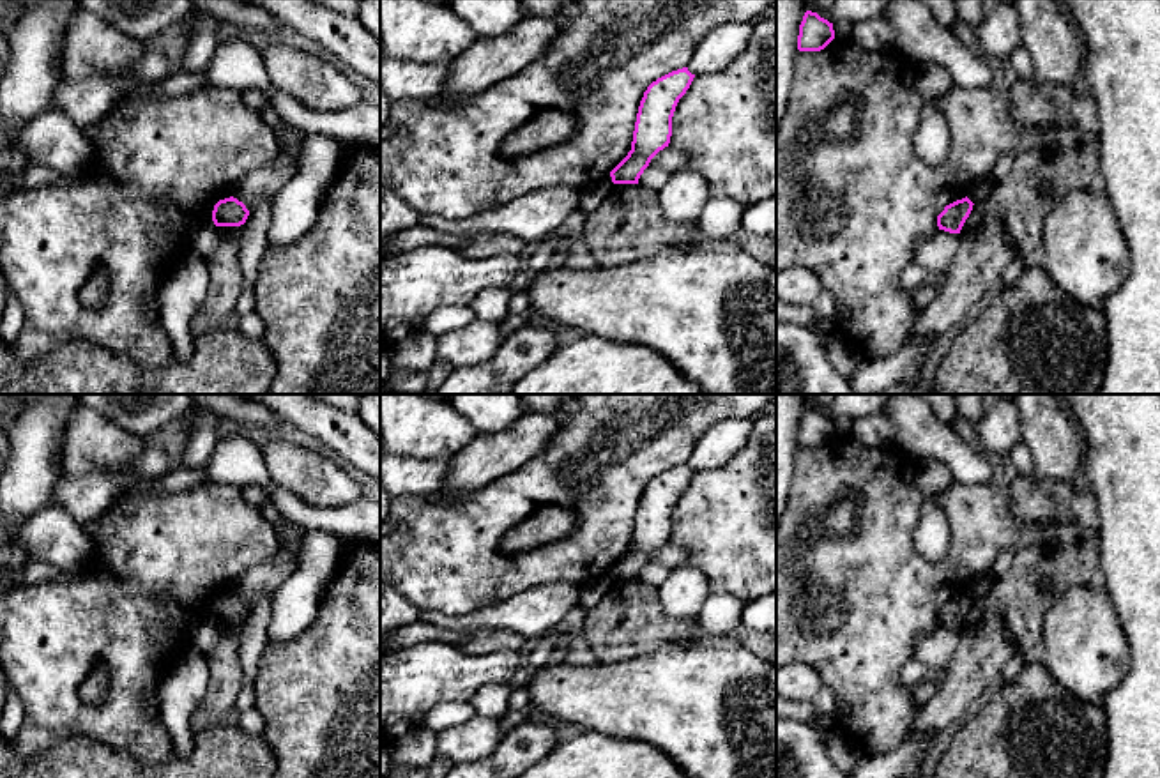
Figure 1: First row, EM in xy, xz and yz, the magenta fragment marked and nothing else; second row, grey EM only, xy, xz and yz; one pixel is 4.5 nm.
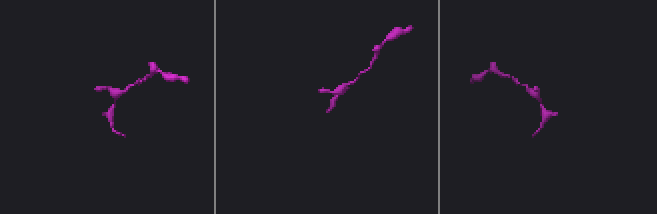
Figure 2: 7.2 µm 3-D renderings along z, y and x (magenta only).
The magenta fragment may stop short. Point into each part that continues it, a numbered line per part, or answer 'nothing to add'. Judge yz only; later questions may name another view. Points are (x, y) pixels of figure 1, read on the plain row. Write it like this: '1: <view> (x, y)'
nothing to add

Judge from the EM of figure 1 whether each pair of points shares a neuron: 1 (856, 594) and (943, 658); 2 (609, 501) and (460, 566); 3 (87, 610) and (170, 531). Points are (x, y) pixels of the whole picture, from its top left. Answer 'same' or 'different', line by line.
1: different
2: same
3: same

